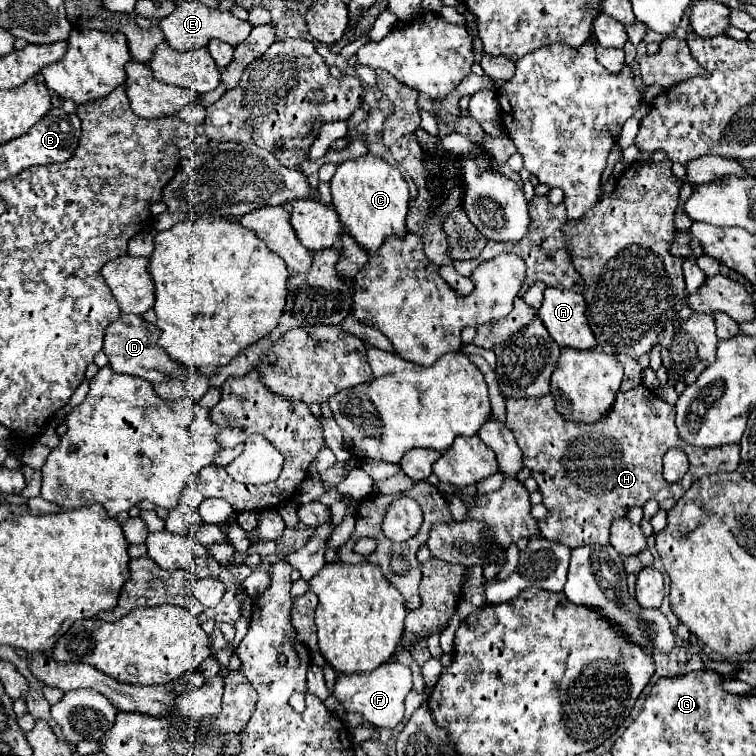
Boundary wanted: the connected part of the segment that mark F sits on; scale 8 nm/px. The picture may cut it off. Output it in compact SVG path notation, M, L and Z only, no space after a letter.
M389 660L373 672L339 674L333 696L343 702L347 712L361 714L375 728L395 728L403 720L403 700L411 692L411 670L397 660Z

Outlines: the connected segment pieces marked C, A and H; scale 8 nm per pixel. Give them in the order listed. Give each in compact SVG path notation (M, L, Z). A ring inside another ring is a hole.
M365 154L357 160L345 160L337 166L331 180L333 206L339 214L341 224L349 230L355 242L369 254L377 252L389 236L405 238L409 232L405 218L409 212L409 190L403 174L389 166L381 156Z
M547 288L539 308L539 318L561 348L593 350L597 346L597 340L587 324L585 300L579 292Z
M639 384L629 392L619 392L609 414L595 424L577 424L567 422L557 410L551 394L541 398L513 398L507 400L507 422L505 422L517 446L523 452L523 464L531 470L531 476L539 484L539 492L543 496L543 506L547 508L547 516L537 524L541 526L541 534L549 540L561 542L569 548L589 546L589 544L609 544L609 526L615 518L625 516L631 506L643 506L649 498L655 498L663 510L671 510L673 504L683 496L685 490L699 478L717 472L733 472L739 466L739 446L725 448L697 448L685 444L677 436L675 428L675 406L663 402L653 390ZM681 448L689 456L689 472L681 482L667 484L661 474L661 458L667 450Z

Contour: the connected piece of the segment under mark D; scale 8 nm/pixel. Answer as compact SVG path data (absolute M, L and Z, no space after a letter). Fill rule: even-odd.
M121 314L119 320L109 324L107 330L105 330L103 352L109 356L109 364L111 364L111 368L115 372L139 376L139 378L145 378L145 380L149 380L153 384L173 380L173 376L191 376L195 372L193 368L185 368L185 366L177 364L175 360L169 358L165 348L161 348L157 344L159 334L161 334L159 328L155 324L151 324L151 322L147 322L143 316Z

